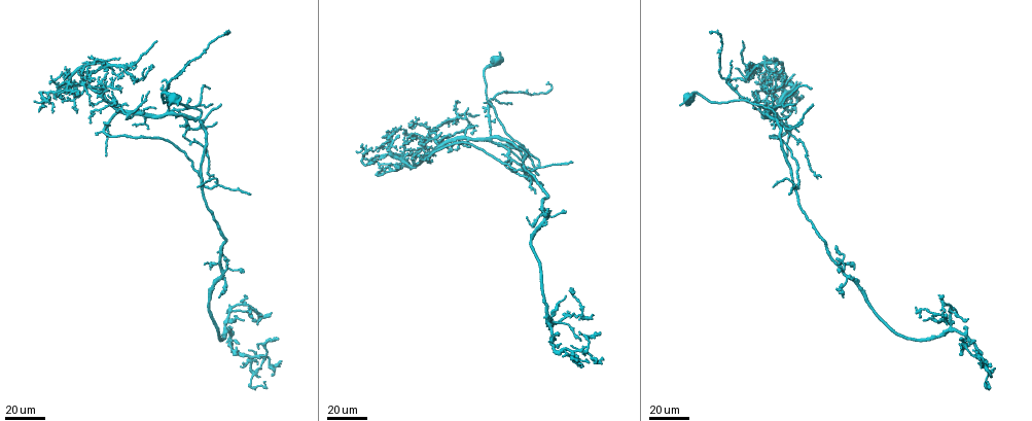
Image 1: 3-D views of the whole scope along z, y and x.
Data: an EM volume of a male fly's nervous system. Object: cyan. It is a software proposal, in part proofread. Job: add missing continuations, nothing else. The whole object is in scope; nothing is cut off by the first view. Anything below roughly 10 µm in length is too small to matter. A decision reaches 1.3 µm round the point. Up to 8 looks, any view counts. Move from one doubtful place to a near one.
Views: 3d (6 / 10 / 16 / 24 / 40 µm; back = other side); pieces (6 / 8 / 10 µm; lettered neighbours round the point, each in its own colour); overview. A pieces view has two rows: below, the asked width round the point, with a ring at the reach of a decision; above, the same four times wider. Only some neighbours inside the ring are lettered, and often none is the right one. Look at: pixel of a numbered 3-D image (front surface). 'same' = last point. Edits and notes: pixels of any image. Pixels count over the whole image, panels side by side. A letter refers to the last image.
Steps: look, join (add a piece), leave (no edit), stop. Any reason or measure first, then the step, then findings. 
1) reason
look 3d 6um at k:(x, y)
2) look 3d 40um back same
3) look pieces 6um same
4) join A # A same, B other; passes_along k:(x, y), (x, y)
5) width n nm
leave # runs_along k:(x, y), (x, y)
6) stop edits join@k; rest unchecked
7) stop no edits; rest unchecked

look 3d 40um at 1:(968, 319)

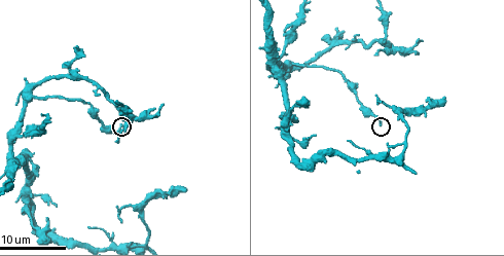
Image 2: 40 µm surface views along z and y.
see the neighbours
look pieces 10um at 2:(380, 124)

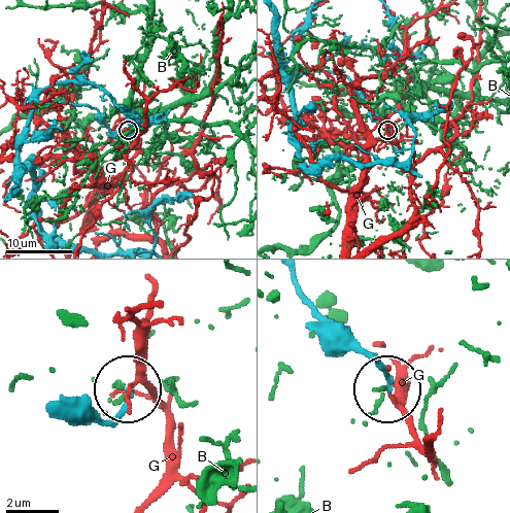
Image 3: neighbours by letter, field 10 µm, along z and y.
leave # B other, G other; runs_along 3:(291, 278), (377, 365), (384, 388); none of them fits

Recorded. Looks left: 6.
long arm stops here
look 3d 24um at 1:(567, 296)

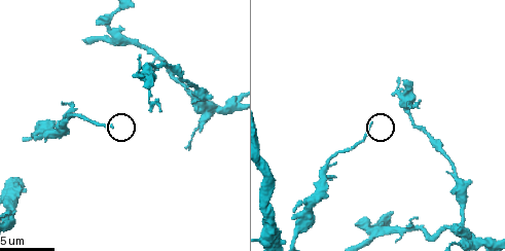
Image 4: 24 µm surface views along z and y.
what lies round it
look pieces 10um at 4:(112, 125)

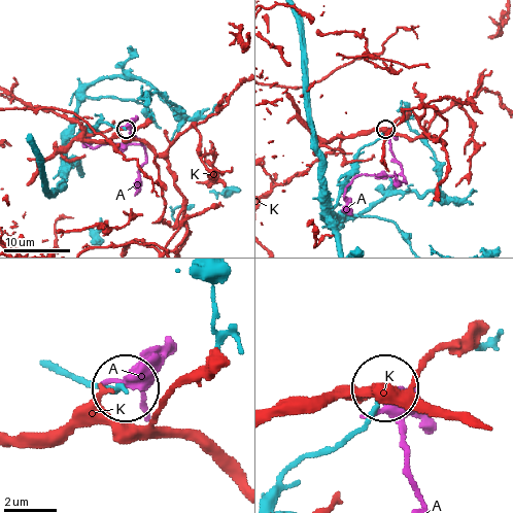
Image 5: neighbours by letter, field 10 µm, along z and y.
leave # A other, K other; none of them fits

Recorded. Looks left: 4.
tapers out
look 3d 24um at 2:(381, 102)

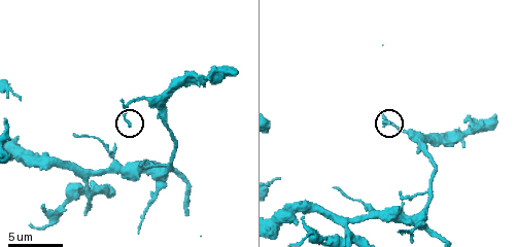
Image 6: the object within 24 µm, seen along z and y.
look 3d 10um at 6:(389, 120)

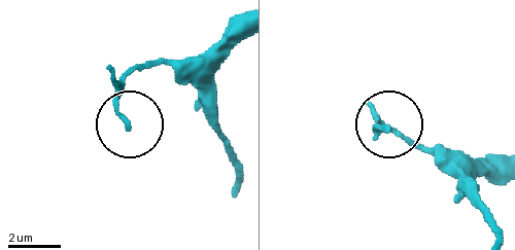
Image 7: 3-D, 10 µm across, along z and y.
look pieces 6um at 7:(129, 126)

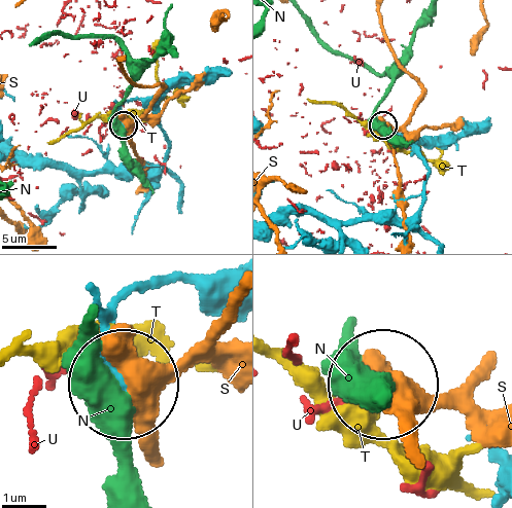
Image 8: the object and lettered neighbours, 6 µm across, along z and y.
width 170 nm
leave # N other, S other, T other, U other; runs_along 8:(210, 303), (176, 285), (122, 296), (99, 351), (117, 380); none of them fits

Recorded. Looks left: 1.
stop no edits; rest unchecked

